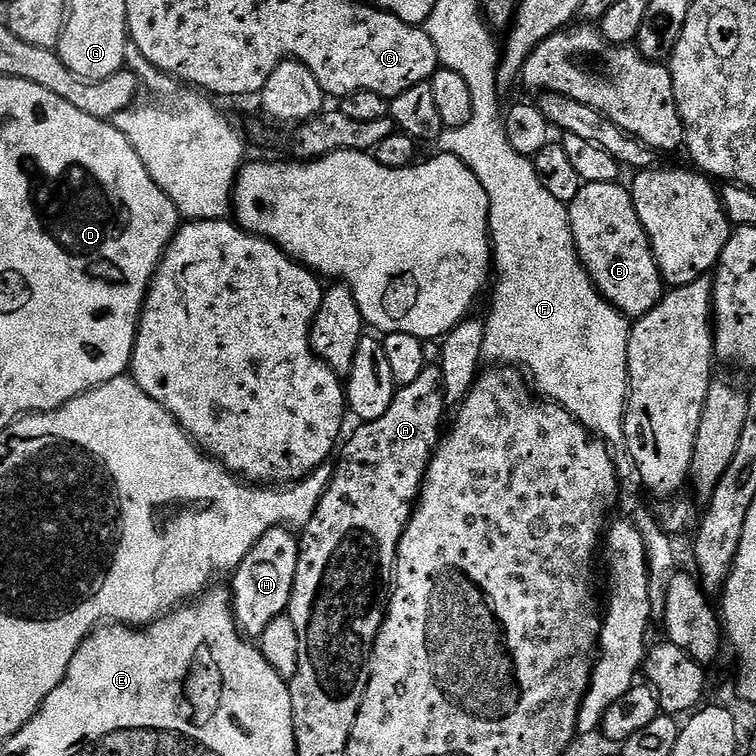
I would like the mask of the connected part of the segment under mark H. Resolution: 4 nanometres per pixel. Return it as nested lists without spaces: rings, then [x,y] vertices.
[[[287,527],[271,528],[258,538],[252,549],[235,565],[230,591],[236,623],[248,638],[259,638],[270,622],[288,611],[288,603],[294,590],[294,574],[298,570],[300,541],[295,531]]]

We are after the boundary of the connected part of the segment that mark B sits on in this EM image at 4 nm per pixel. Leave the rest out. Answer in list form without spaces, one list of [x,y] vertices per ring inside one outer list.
[[[620,182],[581,183],[578,198],[574,198],[574,202],[570,202],[566,207],[570,218],[570,230],[576,243],[576,253],[580,256],[580,265],[588,272],[589,278],[605,300],[610,301],[623,316],[635,318],[650,314],[650,310],[658,306],[658,302],[664,297],[666,285],[660,268],[656,265],[656,255],[650,238],[632,201],[631,191],[622,185]]]

